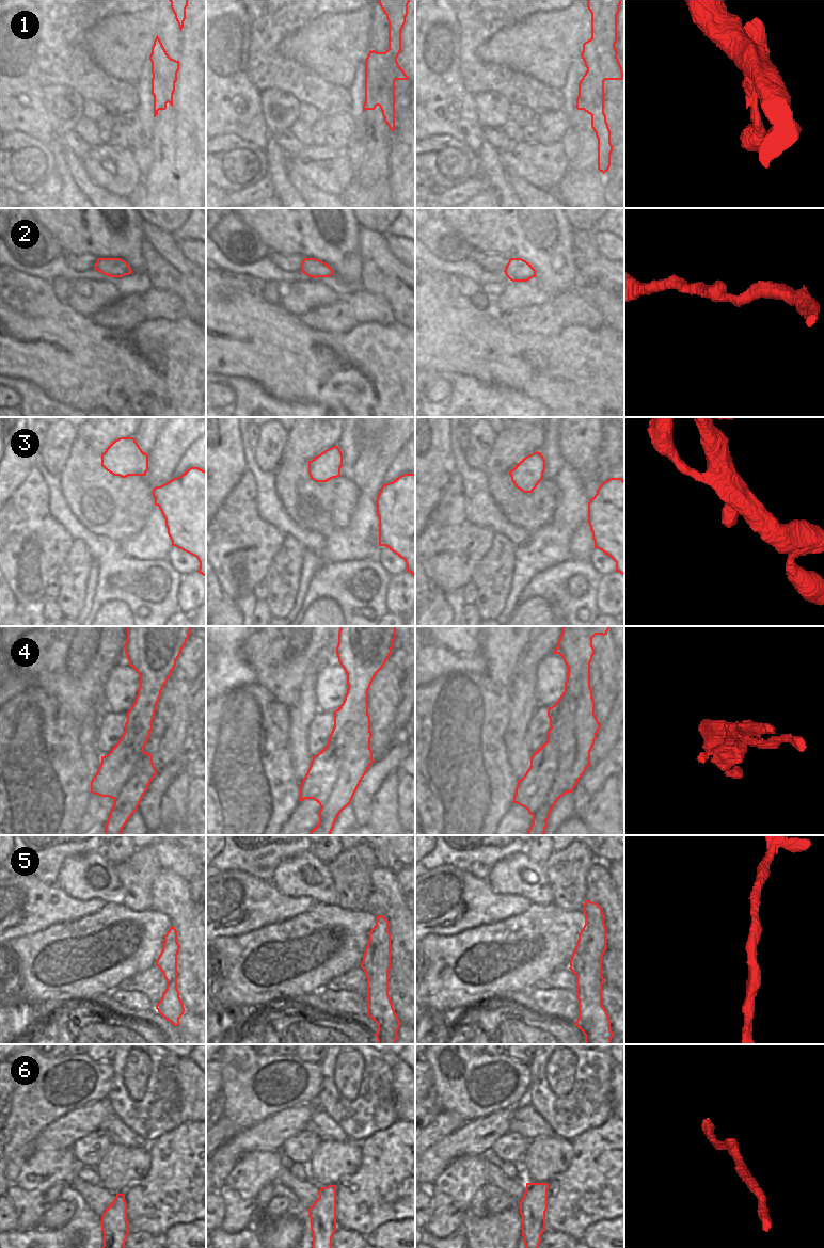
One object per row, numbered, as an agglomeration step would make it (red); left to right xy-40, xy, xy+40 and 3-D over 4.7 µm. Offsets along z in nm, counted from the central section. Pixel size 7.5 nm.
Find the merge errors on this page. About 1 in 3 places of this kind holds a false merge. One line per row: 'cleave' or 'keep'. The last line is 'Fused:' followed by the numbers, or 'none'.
1: cleave
2: keep
3: keep
4: cleave
5: keep
6: cleave
Fused: 1, 4, 6

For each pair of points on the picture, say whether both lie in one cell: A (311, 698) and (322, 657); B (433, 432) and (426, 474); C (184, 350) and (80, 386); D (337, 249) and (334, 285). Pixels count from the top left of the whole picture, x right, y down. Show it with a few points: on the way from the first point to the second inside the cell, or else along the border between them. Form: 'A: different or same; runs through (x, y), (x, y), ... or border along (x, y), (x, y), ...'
A: same; runs through (310, 688), (310, 680), (317, 667)
B: same; runs through (431, 443), (430, 449), (426, 454), (426, 463)
C: same; runs through (164, 377), (108, 377)
D: different; border along (333, 274), (347, 283), (360, 283)

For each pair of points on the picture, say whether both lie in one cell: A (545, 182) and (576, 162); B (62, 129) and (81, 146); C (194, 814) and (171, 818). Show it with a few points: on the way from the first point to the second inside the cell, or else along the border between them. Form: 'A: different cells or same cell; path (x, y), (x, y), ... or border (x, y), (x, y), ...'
A: different cells; border (569, 161), (570, 169)
B: different cells; border (74, 130), (70, 130), (62, 138)
C: different cells; border (189, 790), (187, 794), (186, 824)

